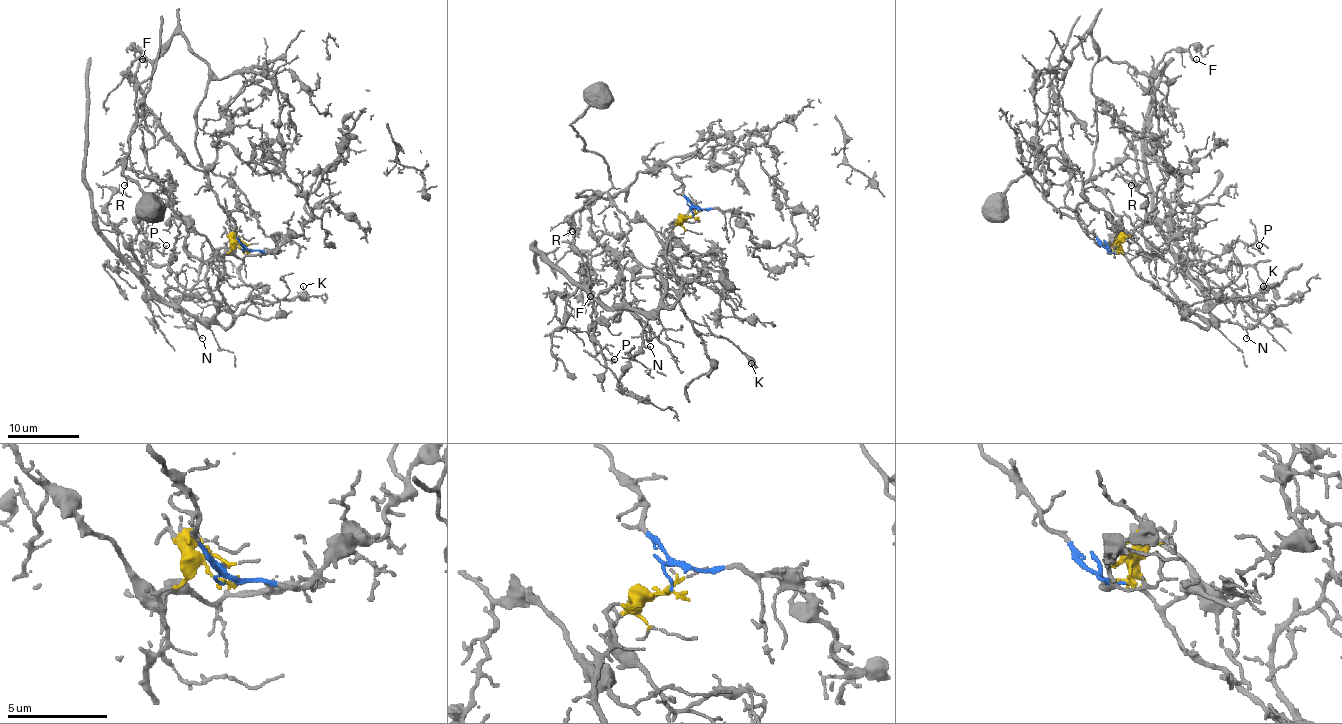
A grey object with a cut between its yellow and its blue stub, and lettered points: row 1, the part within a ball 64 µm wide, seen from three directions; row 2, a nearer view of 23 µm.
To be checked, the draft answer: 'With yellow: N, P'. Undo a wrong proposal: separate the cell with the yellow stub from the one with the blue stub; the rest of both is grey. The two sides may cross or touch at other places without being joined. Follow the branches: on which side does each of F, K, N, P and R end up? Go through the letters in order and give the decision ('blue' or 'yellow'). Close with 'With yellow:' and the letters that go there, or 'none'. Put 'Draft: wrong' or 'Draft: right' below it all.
F: blue
K: yellow
N: yellow
P: yellow
R: blue
With yellow: K, N, P
Draft: wrong

